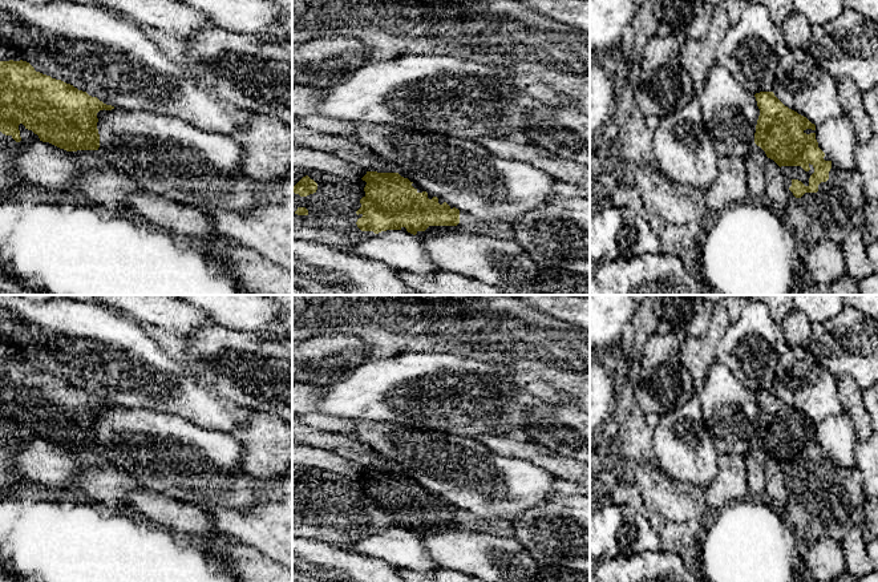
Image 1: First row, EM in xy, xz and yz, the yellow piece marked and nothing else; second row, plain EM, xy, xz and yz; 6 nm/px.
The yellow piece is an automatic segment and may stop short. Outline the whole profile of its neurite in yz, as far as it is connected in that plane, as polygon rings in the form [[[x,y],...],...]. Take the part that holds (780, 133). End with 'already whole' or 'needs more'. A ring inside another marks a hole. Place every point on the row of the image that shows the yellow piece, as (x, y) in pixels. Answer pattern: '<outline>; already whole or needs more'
[[[760,92],[754,97],[760,109],[754,144],[780,166],[785,186],[796,198],[817,193],[818,185],[829,179],[832,161],[824,159],[825,153],[816,140],[816,125],[785,106],[773,92]],[[810,165],[814,173],[805,186],[794,177],[802,169],[809,171]]]; needs more

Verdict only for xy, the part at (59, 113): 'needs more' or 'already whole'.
already whole

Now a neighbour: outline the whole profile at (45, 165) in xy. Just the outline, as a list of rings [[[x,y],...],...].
[[[20,141],[15,169],[29,183],[48,191],[78,193],[74,183],[77,166],[72,155],[43,141]]]

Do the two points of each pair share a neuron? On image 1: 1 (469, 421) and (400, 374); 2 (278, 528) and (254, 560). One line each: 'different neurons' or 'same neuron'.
1: same neuron
2: different neurons

